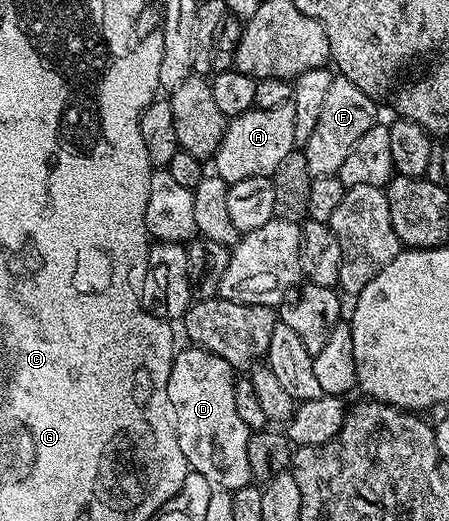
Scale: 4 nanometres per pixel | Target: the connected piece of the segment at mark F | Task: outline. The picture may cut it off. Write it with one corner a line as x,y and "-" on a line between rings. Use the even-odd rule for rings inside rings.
336,75
329,82
317,126
313,126
313,134
309,134
307,143
301,148
311,177
334,176
341,170
341,162
345,162
349,150
353,150
353,142
357,142
357,138
361,138
361,134
365,134
365,130
377,122
375,104
371,99
368,92
353,86
349,78

